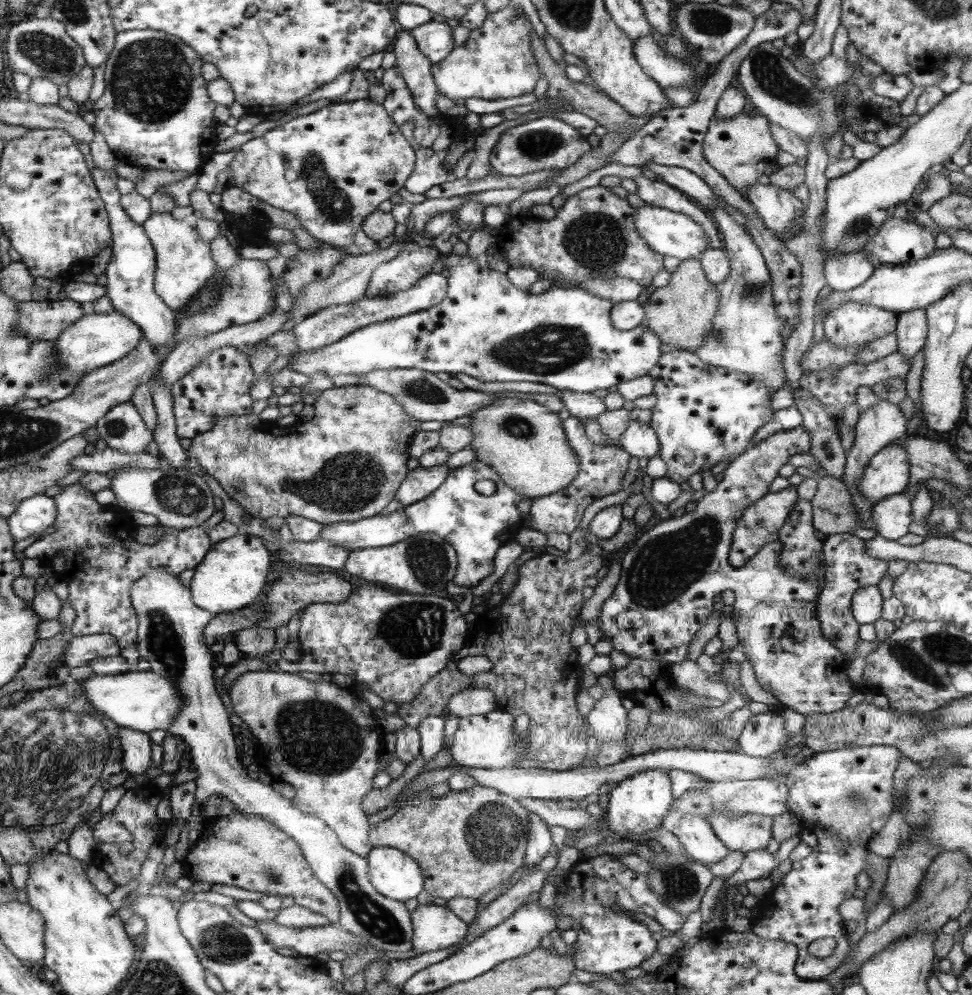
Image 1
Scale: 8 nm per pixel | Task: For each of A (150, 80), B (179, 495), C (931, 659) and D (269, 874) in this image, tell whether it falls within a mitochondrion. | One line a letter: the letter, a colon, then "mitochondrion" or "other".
A: mitochondrion
B: mitochondrion
C: mitochondrion
D: mitochondrion

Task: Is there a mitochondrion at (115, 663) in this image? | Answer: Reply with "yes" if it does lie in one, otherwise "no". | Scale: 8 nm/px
no

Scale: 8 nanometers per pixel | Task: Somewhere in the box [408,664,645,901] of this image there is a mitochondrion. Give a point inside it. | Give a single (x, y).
(495, 831)

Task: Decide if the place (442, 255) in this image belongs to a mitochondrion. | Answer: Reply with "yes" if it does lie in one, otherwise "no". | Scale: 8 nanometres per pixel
no

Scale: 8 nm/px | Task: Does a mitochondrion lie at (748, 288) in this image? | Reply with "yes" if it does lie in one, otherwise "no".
yes

